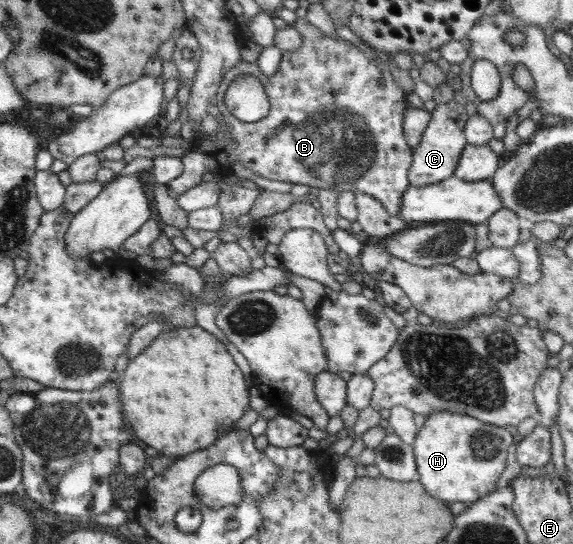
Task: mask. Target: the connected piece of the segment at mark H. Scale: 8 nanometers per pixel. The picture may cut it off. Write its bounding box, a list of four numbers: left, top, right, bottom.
[412,410,513,504]

